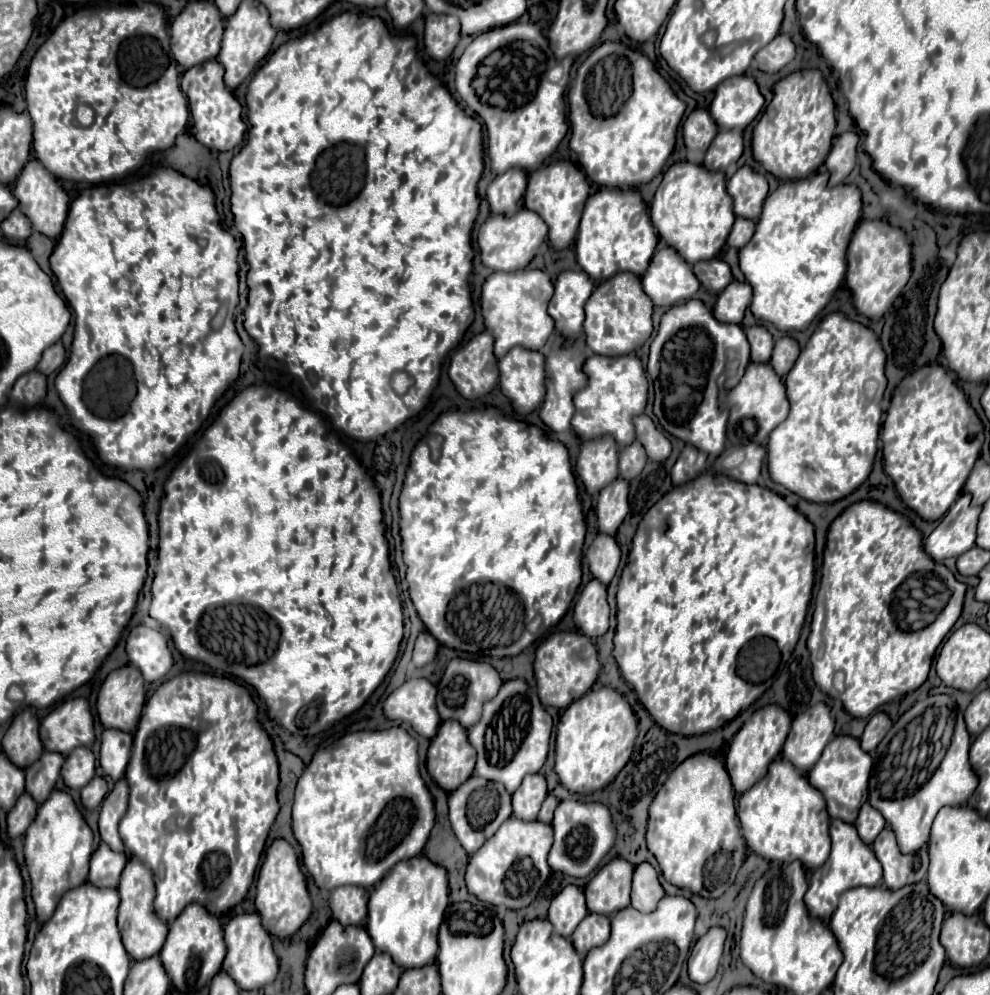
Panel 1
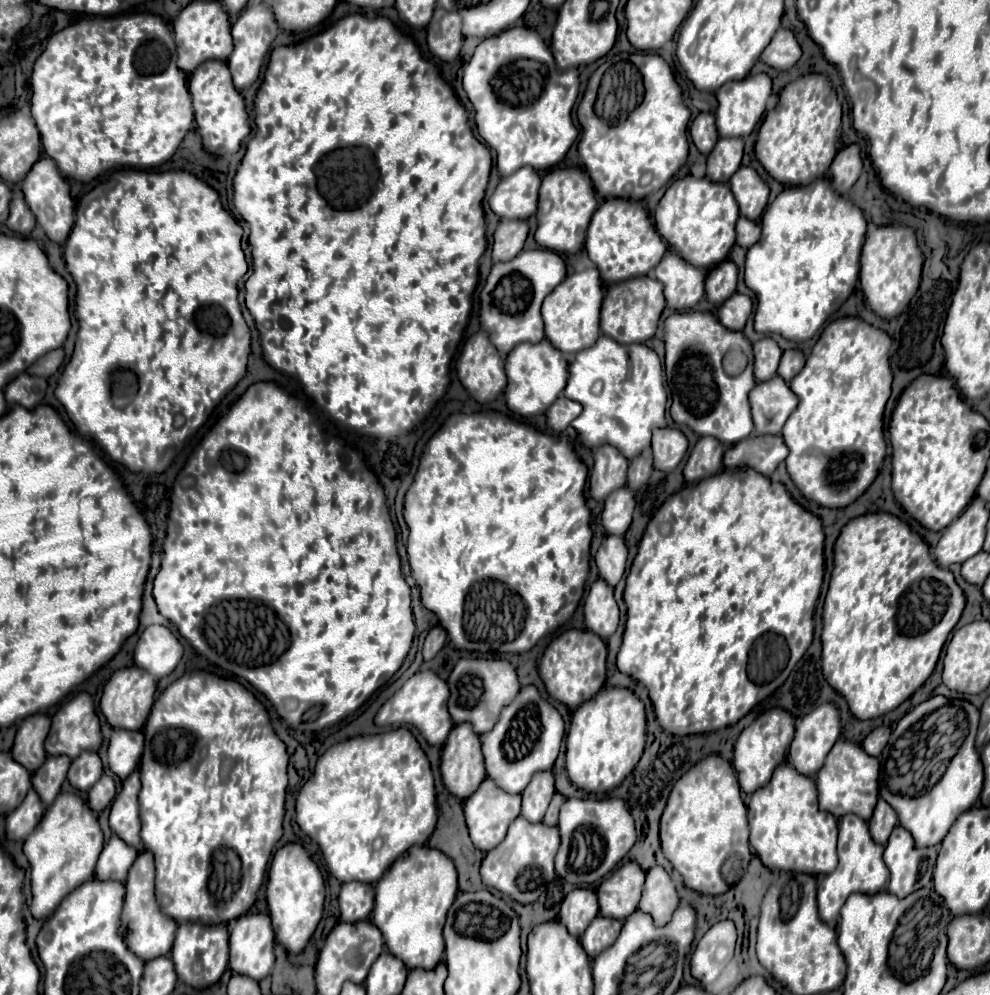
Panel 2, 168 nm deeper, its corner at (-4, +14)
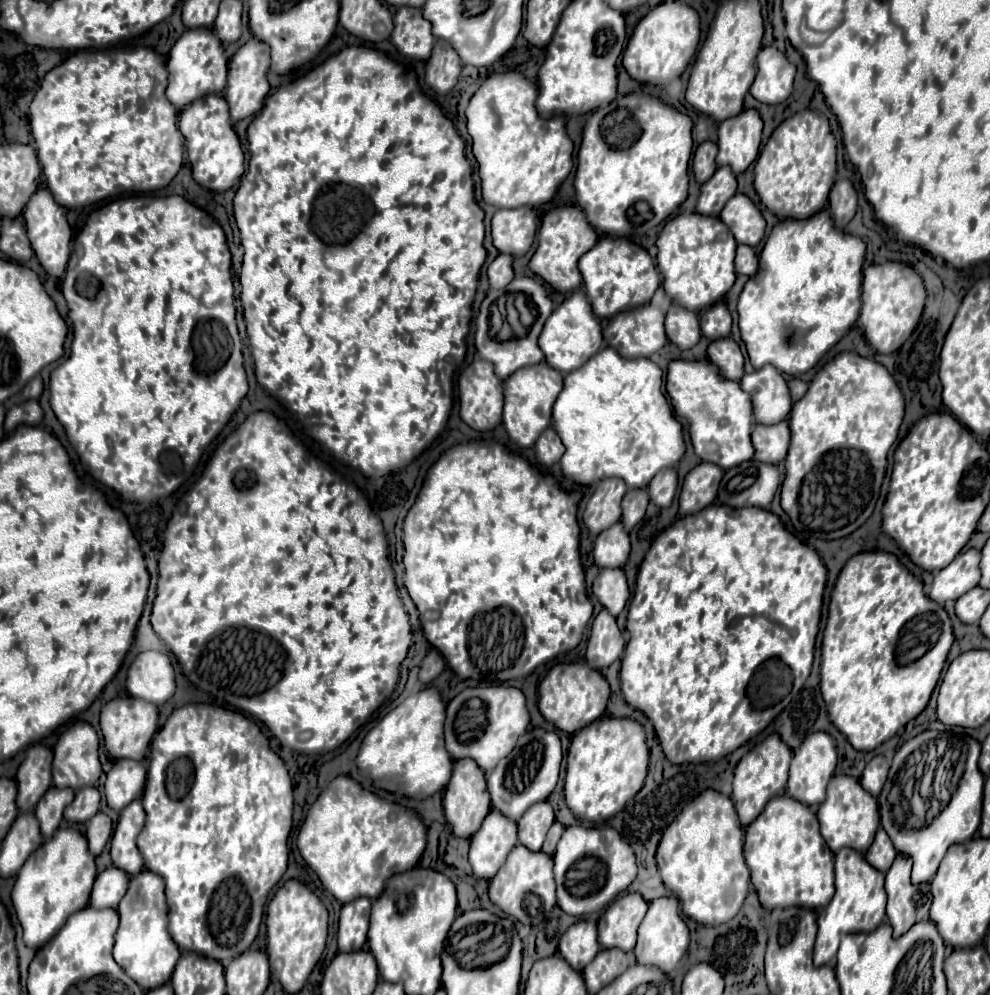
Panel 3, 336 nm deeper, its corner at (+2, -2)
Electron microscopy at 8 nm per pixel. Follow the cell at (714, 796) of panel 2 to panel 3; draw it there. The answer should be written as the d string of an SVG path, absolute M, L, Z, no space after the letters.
M712 788L686 804L664 830L656 852L658 870L688 918L706 926L718 926L736 916L750 888L750 870L742 856L742 844L744 830L732 798Z

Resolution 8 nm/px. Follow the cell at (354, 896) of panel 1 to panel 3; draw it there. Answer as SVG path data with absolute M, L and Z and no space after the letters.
M356 898L342 906L338 920L338 950L352 952L366 944L370 924L370 898Z

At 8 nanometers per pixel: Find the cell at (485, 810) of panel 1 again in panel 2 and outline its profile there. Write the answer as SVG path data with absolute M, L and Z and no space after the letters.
M486 778L480 788L464 800L464 814L466 814L466 824L470 830L470 838L474 846L482 852L488 852L500 844L508 832L508 824L520 816L520 796L504 792L492 778Z

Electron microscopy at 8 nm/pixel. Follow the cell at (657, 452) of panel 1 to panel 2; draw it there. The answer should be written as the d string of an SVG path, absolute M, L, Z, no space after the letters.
M656 428L652 436L654 468L662 472L672 472L682 462L688 450L686 436L676 428Z

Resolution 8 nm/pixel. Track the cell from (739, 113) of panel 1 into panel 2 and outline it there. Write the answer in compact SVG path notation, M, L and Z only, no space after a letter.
M758 74L752 78L744 78L740 82L728 82L724 88L718 90L718 108L716 108L716 126L720 132L720 138L744 138L752 134L756 124L760 122L768 98L772 94L772 82L766 74Z

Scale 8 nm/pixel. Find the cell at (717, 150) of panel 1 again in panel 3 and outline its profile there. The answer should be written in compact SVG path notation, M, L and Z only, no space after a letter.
M720 166L714 176L702 184L702 194L698 200L698 214L706 216L720 216L720 210L724 208L726 200L736 194L736 176L732 174L730 168Z

